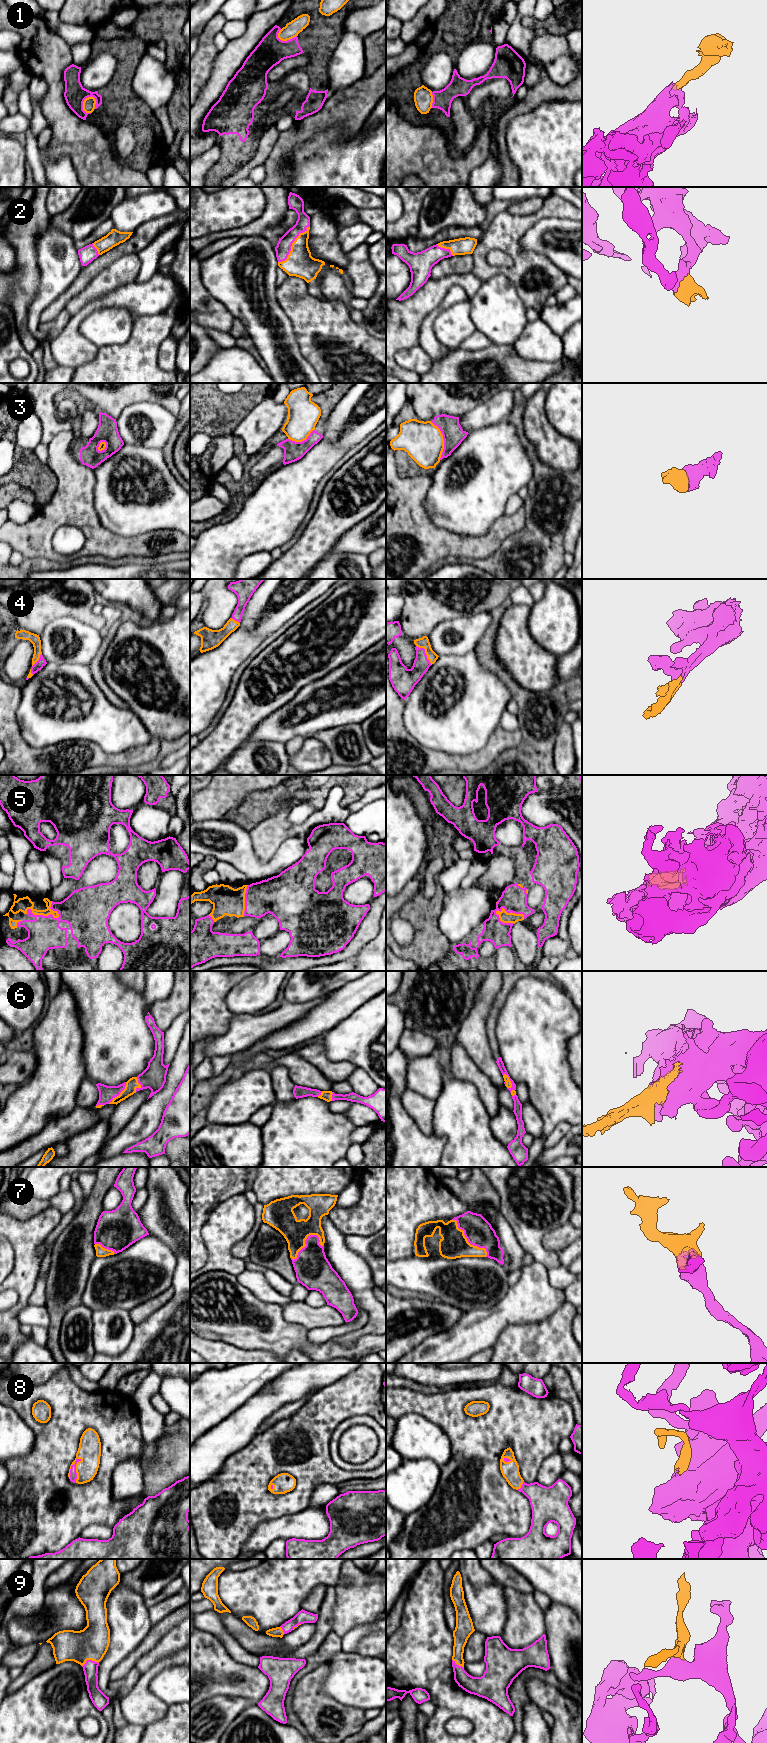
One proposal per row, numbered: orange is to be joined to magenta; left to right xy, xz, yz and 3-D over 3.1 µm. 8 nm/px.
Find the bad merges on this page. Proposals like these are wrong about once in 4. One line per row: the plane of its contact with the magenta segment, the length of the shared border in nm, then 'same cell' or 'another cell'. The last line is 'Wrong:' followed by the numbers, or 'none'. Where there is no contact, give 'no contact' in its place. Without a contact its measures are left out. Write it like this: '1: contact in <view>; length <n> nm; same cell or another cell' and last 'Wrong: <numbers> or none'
1: contact in xy; length 160 nm; another cell
2: contact in xz; length 380 nm; same cell
3: contact in yz; length 320 nm; another cell
4: contact in yz; length 200 nm; same cell
5: contact in xy; length 280 nm; same cell
6: contact in xy; length 220 nm; same cell
7: contact in yz; length 400 nm; same cell
8: contact in xy; length 200 nm; same cell
9: contact in xy; length 140 nm; same cell
Wrong: 1, 3

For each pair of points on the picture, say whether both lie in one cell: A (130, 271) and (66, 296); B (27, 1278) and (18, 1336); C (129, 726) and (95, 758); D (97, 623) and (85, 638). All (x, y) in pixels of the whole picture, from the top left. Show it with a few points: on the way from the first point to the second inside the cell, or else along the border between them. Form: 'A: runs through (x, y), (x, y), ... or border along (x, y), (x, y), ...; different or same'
A: border along (100, 272), (66, 304); different
B: runs through (24, 1292), (23, 1301), (12, 1312), (12, 1322); same
C: border along (81, 741), (95, 742), (109, 753), (127, 750); different
D: border along (72, 618), (93, 626), (99, 631); different

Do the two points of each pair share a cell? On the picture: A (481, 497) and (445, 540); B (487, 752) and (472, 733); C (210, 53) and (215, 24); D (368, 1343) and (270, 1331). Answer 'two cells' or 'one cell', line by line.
A: two cells
B: two cells
C: one cell
D: one cell

